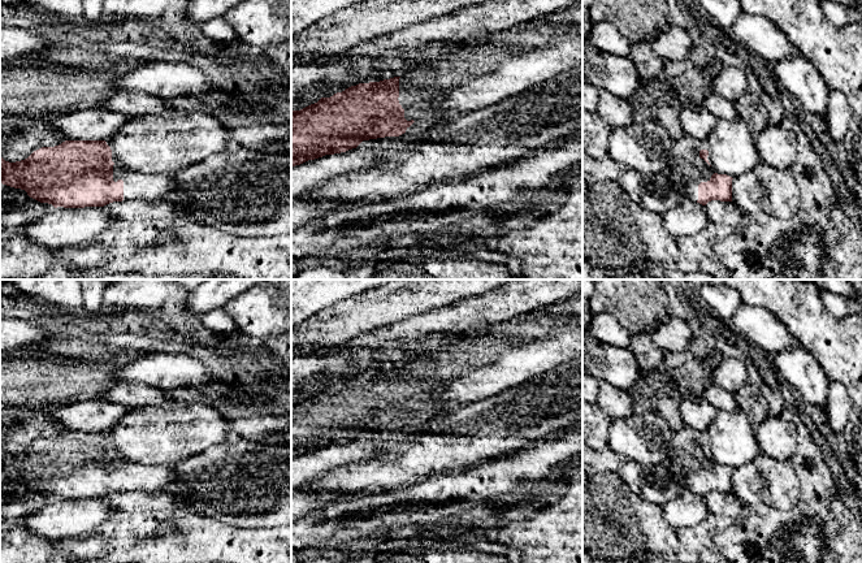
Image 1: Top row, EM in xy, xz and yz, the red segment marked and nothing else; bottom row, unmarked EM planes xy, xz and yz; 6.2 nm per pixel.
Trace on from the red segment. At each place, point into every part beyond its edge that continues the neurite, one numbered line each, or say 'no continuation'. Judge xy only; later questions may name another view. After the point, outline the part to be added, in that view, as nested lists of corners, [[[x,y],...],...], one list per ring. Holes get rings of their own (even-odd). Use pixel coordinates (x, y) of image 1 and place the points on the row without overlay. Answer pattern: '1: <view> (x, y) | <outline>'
1: xy (137, 476) | [[[113,456],[113,472],[124,472],[124,491],[163,491],[173,481],[173,469],[168,465],[143,465]]]

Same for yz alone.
1: yz (685, 460) | [[[684,426],[673,433],[670,454],[664,460],[680,486],[693,493],[698,491],[698,476],[710,472],[714,465],[711,458],[699,449],[701,441],[707,441],[705,432]]]

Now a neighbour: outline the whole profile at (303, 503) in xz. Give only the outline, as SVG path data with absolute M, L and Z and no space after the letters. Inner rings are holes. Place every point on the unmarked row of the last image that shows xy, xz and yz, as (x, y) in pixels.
M295 490L291 493L291 523L302 519L315 511L330 506L339 501L358 498L358 494L343 494L334 491L304 491Z

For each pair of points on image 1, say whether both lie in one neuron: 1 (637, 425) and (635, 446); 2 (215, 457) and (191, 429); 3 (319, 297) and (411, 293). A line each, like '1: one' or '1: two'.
1: one
2: two
3: two

